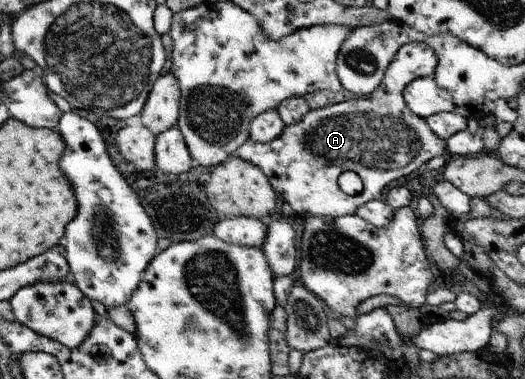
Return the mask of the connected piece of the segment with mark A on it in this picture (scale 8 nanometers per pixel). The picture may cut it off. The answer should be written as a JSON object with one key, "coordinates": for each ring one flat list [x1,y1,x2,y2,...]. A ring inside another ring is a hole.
{"coordinates":[[412,42,411,44,405,44,403,48,399,48,399,52,395,54,395,58,393,62,389,64,389,68,385,71,382,83,372,92,370,96,365,97,350,97,345,102,335,104,335,106,327,106,327,108,322,109,311,109,304,117,299,124,293,124,293,126,286,126,283,129,282,135,279,138,273,140,273,142,258,143,253,139,247,139,241,148,238,148,237,151,234,152,233,156,242,157,243,160,250,161,251,164,258,165,260,169,266,176,270,179,270,183,274,187,275,192,279,192,279,196,282,199,283,206,285,211,292,213,294,216,302,216,306,218,308,216,320,217,320,216,330,216,331,218,338,218,343,215,352,215,358,211,359,207,362,207,363,204,369,203,372,200,381,200,383,198,383,190,385,190,386,186,389,186,391,182,395,182,395,180,399,180,399,178,405,178,413,172,413,170,417,170,421,168,423,164,428,164,429,160,433,159,437,156,449,157,449,153,447,151,447,140,443,140,441,137,437,136,433,130,431,130,430,126,427,126,427,122,425,122,424,118,413,114,409,107,407,106,404,98,403,98,403,90,407,88,407,85,415,80,417,77,425,77,431,76,433,72,435,72,435,67,437,66,437,56,435,56,435,52,433,52,432,48,429,48,428,44],[346,170,353,170,359,175,359,178,362,179,363,183,363,191,359,194,355,195,347,195,337,183,339,180,339,176,343,174]]}

